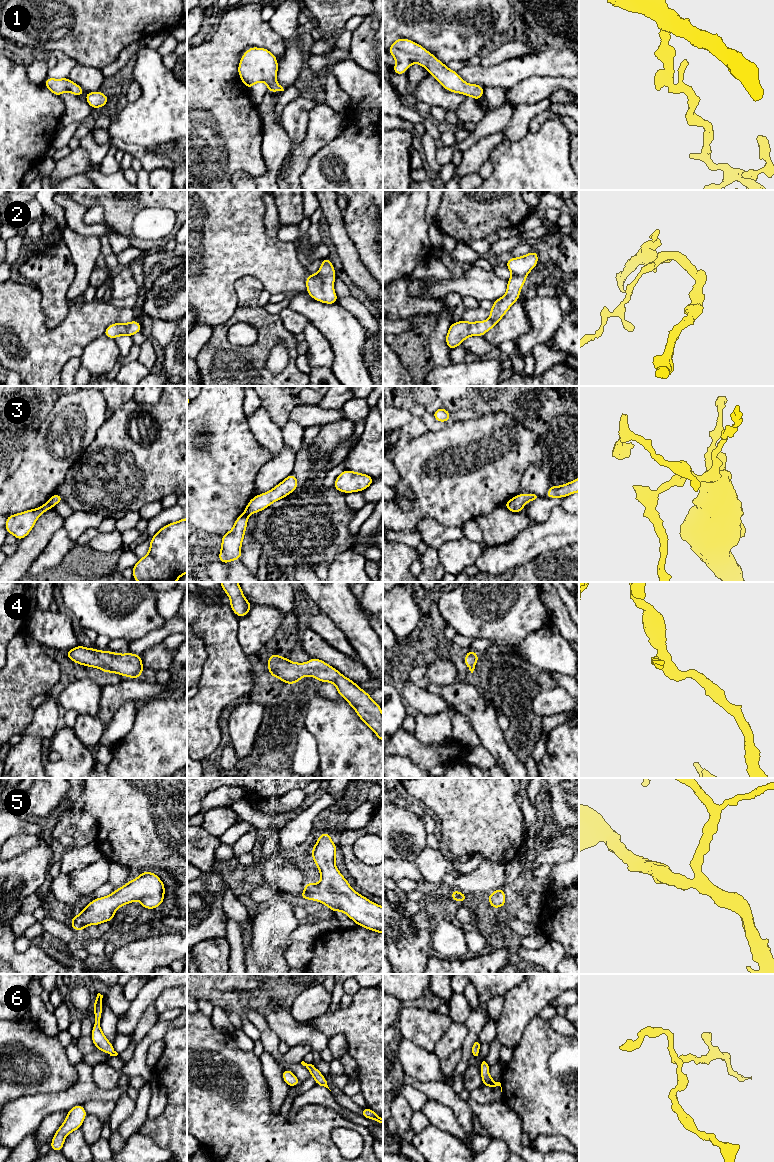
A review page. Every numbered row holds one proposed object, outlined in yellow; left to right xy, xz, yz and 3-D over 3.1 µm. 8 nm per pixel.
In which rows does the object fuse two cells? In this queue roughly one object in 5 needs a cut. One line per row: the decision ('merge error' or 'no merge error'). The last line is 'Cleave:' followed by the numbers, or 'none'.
1: no merge error
2: no merge error
3: merge error
4: no merge error
5: no merge error
6: no merge error
Cleave: 3

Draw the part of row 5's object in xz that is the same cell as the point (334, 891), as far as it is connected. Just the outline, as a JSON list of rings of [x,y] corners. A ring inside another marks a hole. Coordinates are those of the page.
[[[329,832],[318,836],[318,840],[311,851],[311,856],[319,869],[321,881],[318,884],[306,882],[304,891],[299,897],[301,900],[318,901],[333,912],[342,911],[358,926],[383,934],[383,907],[357,893],[349,885],[348,880],[336,868],[336,851],[337,846],[333,843]]]

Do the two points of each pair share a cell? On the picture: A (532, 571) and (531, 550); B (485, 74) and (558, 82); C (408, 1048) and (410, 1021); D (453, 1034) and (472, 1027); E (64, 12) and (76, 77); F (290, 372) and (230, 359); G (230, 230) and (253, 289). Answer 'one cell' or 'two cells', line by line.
A: two cells
B: two cells
C: two cells
D: two cells
E: two cells
F: one cell
G: two cells

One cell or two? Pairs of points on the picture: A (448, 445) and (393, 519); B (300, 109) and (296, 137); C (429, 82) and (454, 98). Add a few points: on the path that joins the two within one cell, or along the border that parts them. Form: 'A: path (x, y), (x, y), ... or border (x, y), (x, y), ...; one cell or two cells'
A: path (448, 467), (447, 478), (415, 511); one cell
B: path (296, 116), (296, 130); one cell
C: path (435, 88), (445, 98), (448, 98); one cell

